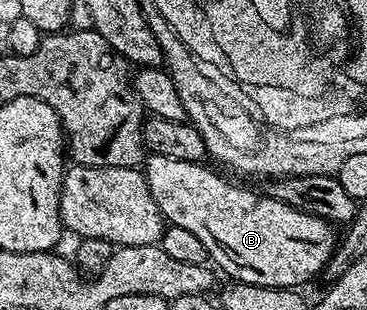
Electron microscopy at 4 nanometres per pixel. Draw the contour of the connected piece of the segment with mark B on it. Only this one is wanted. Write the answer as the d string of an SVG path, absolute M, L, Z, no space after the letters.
M150 154L144 162L144 173L146 176L146 183L152 192L152 200L156 200L156 208L160 208L163 219L169 225L179 226L180 228L188 228L188 232L192 232L204 244L204 248L208 248L210 253L210 262L213 263L219 271L223 270L227 274L228 279L233 280L235 283L242 283L244 285L260 285L260 286L273 286L273 287L291 287L302 288L305 282L310 282L321 275L322 270L329 262L329 258L334 254L336 247L336 236L334 238L335 227L331 223L325 222L323 218L317 218L304 212L292 208L288 204L284 204L280 200L269 196L261 196L257 198L250 190L245 190L242 186L237 186L234 182L225 182L220 175L217 174L217 169L209 170L209 165L201 162L189 162L188 160L172 160L168 156L156 156Z

